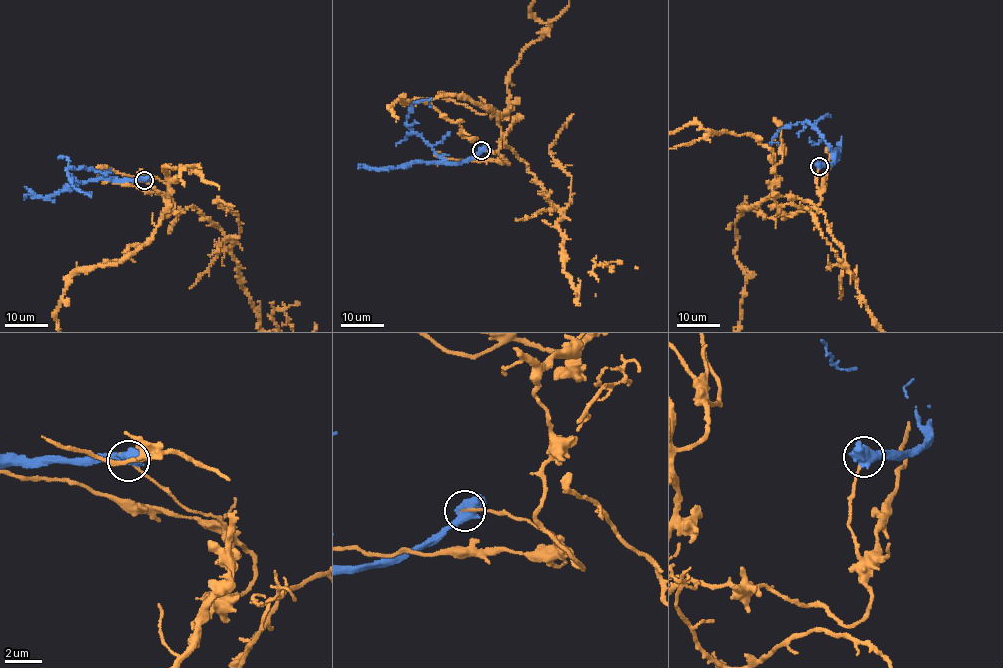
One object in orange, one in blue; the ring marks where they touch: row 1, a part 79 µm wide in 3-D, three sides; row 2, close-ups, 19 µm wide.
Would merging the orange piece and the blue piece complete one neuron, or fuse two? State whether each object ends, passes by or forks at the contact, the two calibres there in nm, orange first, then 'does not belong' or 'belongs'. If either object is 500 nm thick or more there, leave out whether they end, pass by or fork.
160/600 nm | does not belong

